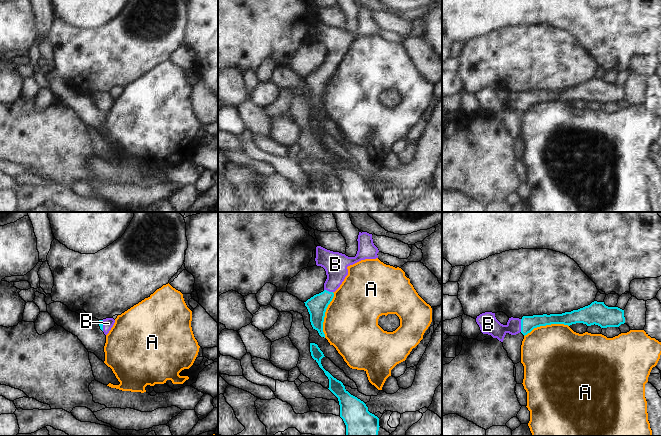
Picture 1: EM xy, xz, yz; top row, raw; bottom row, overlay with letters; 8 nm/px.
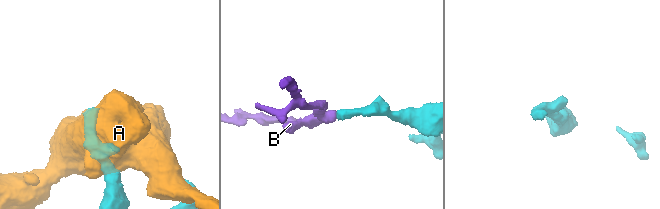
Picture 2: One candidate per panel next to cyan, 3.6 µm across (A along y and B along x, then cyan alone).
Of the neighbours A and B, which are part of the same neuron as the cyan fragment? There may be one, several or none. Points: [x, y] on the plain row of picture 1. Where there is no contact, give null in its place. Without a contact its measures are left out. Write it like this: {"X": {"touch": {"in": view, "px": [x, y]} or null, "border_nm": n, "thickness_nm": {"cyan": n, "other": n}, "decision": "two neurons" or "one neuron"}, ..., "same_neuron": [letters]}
{"A": {"touch": {"in": "xz", "px": [324, 91]}, "border_nm": 380, "thickness_nm": {"cyan": 160, "other": 440}, "decision": "two neurons"}, "B": {"touch": {"in": "yz", "px": [521, 101]}, "border_nm": 100, "thickness_nm": {"cyan": 120, "other": 150}, "decision": "one neuron"}, "same_neuron": ["B"]}

